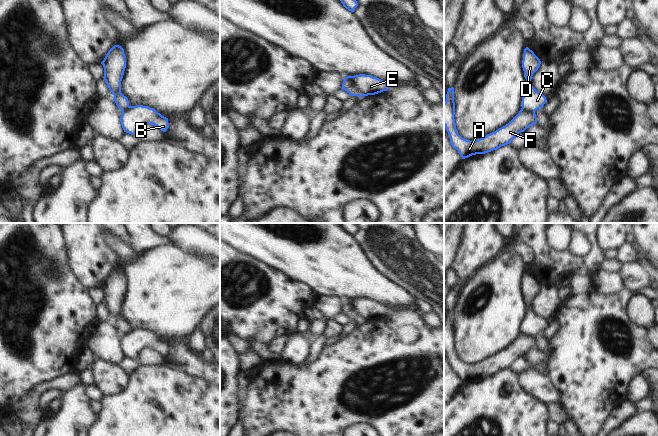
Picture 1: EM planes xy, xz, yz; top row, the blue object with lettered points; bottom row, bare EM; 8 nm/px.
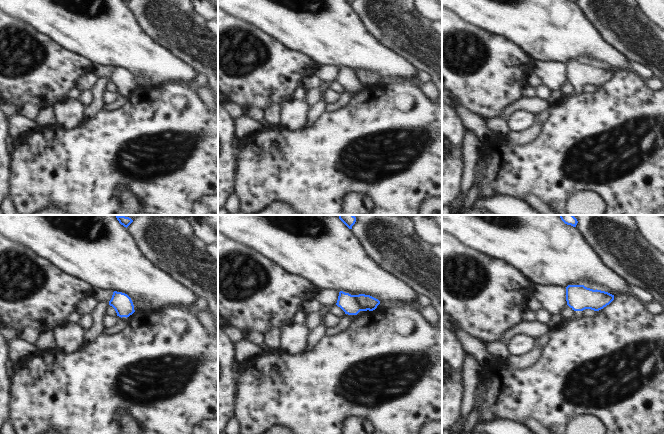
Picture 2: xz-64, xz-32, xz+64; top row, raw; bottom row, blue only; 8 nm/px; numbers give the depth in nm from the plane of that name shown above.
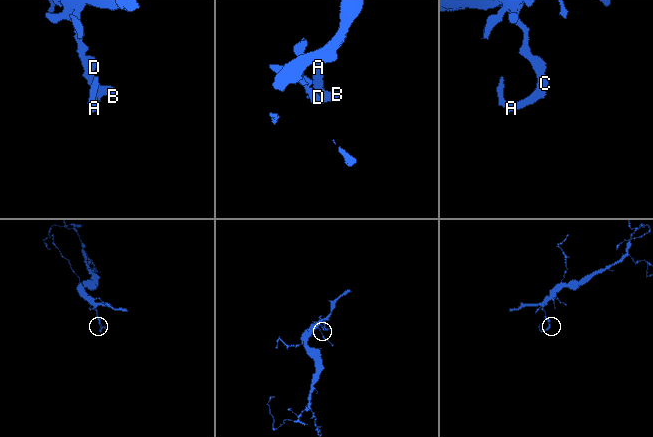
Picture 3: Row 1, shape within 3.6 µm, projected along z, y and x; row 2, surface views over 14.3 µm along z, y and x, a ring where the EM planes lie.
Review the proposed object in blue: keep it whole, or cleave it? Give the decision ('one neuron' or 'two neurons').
two neurons

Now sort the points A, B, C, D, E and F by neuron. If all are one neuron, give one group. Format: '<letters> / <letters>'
A B E F / C D

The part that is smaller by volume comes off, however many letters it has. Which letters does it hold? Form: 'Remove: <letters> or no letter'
Remove: A, B, E, F

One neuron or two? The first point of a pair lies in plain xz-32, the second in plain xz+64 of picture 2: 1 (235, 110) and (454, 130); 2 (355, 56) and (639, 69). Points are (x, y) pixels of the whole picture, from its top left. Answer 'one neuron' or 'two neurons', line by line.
1: two neurons
2: two neurons

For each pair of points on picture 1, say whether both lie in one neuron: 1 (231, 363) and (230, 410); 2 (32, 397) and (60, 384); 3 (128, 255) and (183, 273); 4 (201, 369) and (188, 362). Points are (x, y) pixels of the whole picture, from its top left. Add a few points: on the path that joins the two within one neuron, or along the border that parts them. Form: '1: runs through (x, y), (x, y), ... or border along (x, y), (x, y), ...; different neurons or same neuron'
1: runs through (230, 375), (230, 398); same neuron
2: runs through (39, 390), (44, 386), (53, 384); same neuron
3: border along (138, 254), (128, 262), (120, 261); different neurons
4: runs through (198, 368), (191, 364); same neuron

